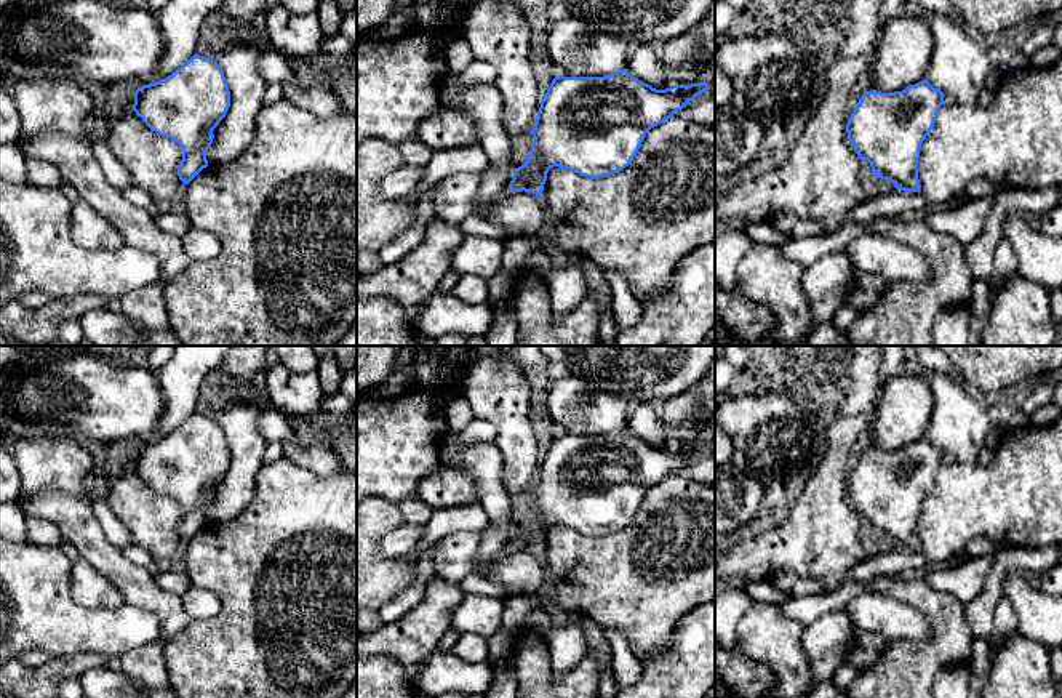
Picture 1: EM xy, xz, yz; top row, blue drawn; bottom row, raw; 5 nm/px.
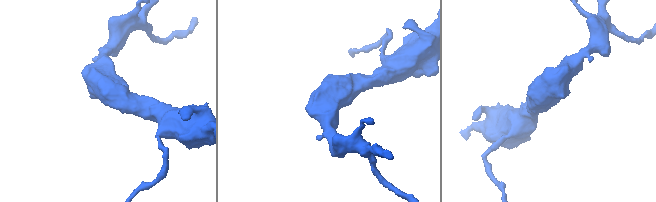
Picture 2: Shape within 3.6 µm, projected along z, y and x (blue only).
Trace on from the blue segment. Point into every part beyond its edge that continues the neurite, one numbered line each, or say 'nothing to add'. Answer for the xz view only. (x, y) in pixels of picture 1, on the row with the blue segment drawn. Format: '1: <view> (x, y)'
1: xz (483, 208)

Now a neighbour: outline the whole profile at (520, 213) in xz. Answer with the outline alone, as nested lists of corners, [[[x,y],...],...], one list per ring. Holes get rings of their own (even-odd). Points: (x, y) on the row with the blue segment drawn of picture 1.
[[[510,192],[489,208],[486,219],[507,231],[502,240],[537,235],[547,219],[547,208],[536,194]]]

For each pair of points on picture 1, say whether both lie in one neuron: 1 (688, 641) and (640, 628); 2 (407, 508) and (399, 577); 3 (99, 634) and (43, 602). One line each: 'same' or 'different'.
1: different
2: different
3: same

